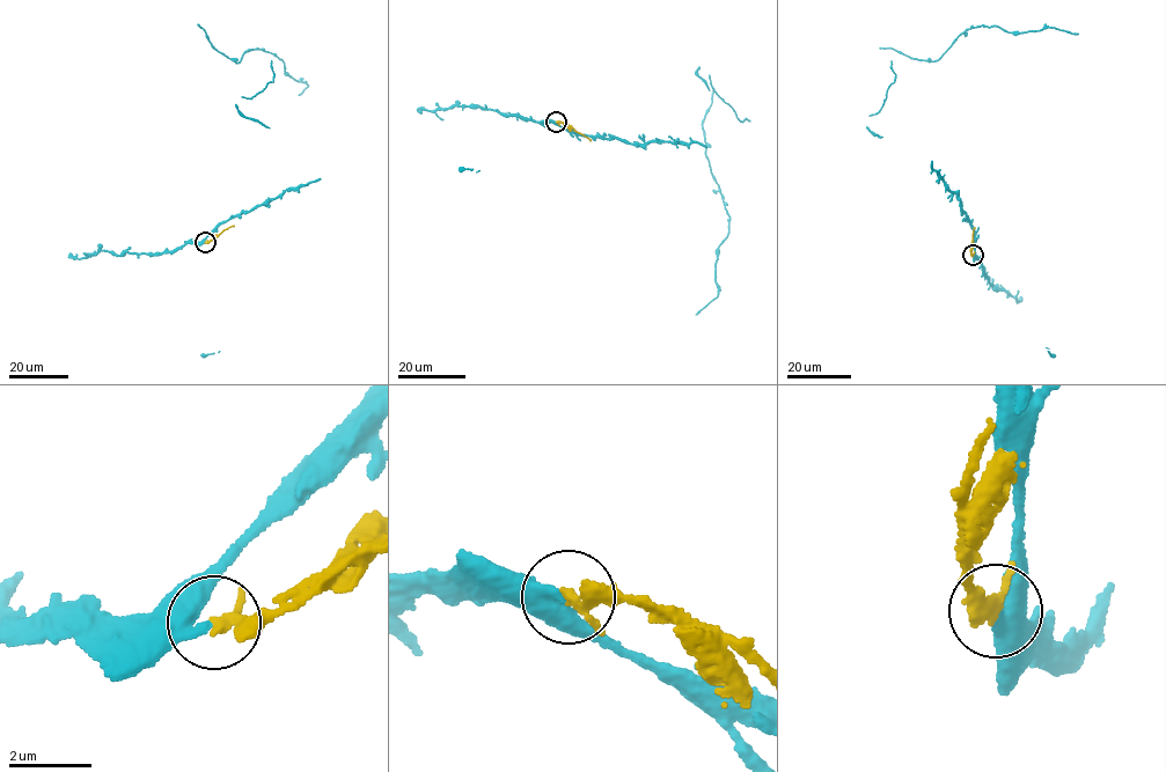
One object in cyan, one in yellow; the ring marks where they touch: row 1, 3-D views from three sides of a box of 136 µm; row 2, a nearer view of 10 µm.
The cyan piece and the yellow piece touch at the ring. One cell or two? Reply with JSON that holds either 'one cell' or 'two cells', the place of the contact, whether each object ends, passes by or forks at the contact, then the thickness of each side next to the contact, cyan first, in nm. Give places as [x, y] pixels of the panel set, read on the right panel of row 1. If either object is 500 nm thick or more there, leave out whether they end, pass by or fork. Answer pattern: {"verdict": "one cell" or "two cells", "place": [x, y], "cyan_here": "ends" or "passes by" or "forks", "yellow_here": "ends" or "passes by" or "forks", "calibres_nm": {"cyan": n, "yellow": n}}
{"verdict": "two cells", "place": [973, 255], "cyan_here": "ends", "yellow_here": "passes by", "calibres_nm": {"cyan": 360, "yellow": 190}}

